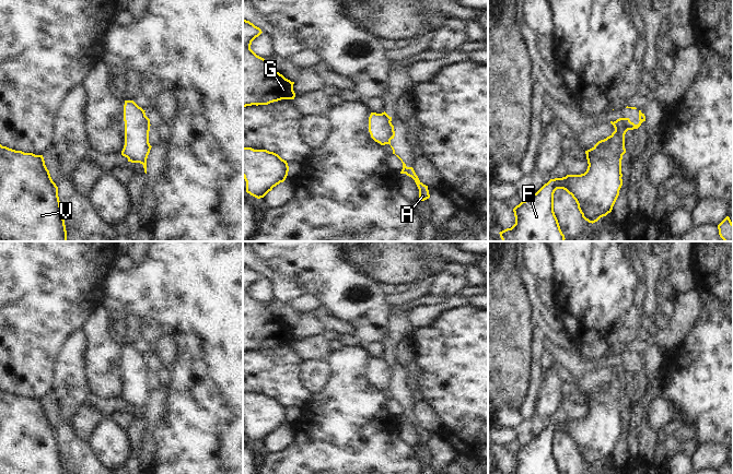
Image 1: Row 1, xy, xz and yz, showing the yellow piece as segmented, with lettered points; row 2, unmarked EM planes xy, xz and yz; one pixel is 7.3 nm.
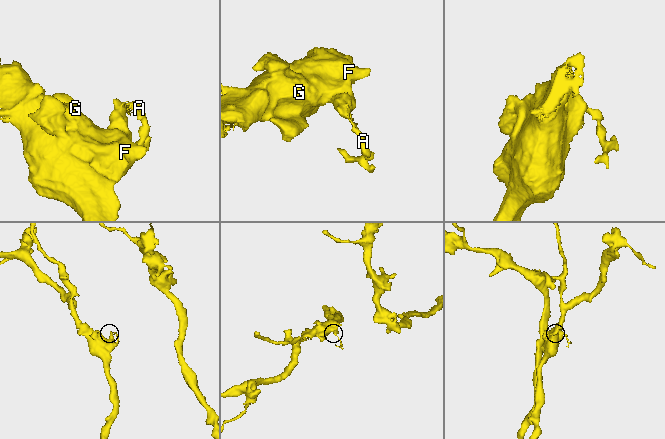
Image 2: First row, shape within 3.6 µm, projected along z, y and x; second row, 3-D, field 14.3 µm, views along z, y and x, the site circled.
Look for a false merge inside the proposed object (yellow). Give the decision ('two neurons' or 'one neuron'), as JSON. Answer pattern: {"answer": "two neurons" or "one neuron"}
{"answer": "two neurons"}

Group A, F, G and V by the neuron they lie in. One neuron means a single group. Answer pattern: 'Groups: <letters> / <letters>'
Groups: A / F G V

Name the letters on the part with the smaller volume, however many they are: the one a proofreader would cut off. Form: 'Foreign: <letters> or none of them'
Foreign: A

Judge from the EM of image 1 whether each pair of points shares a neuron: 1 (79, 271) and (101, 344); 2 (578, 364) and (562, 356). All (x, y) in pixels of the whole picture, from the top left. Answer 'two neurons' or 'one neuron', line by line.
1: two neurons
2: one neuron

